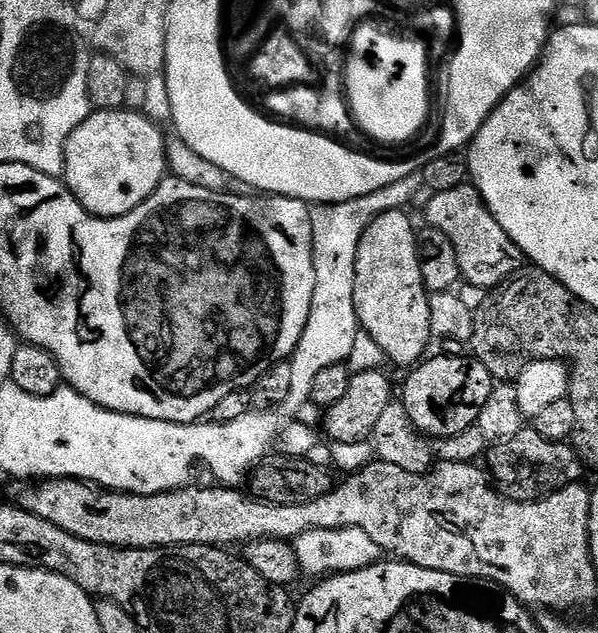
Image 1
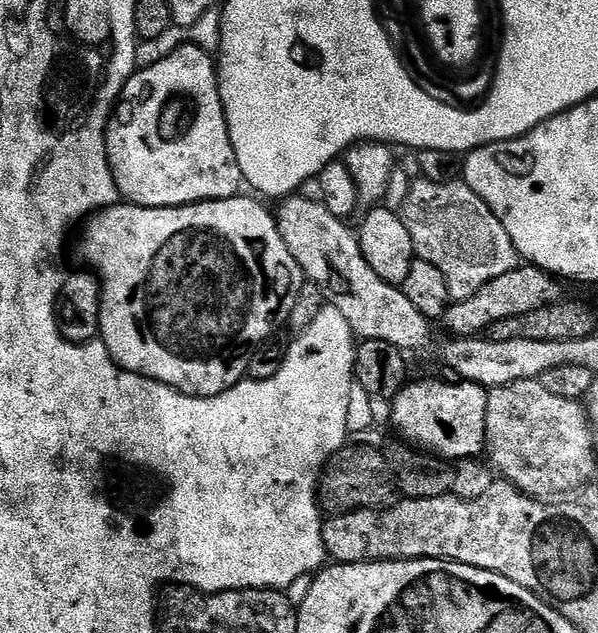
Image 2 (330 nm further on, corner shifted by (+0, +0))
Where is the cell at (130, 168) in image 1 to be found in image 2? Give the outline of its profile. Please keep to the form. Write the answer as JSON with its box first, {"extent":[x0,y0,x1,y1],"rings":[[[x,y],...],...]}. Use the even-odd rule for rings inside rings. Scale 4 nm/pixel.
{"extent":[108,42,244,208],"rings":[[[185,42],[180,52],[168,56],[157,68],[149,72],[137,71],[134,76],[135,83],[140,83],[140,88],[129,86],[124,89],[122,96],[124,101],[117,103],[114,115],[108,121],[108,165],[112,168],[112,177],[116,183],[116,191],[129,204],[137,204],[143,208],[182,208],[189,204],[201,204],[207,200],[231,200],[239,197],[240,188],[244,184],[244,175],[238,166],[238,158],[234,154],[232,139],[228,133],[228,123],[224,117],[224,104],[220,100],[220,81],[218,68],[213,57],[203,52],[191,42]]]}

